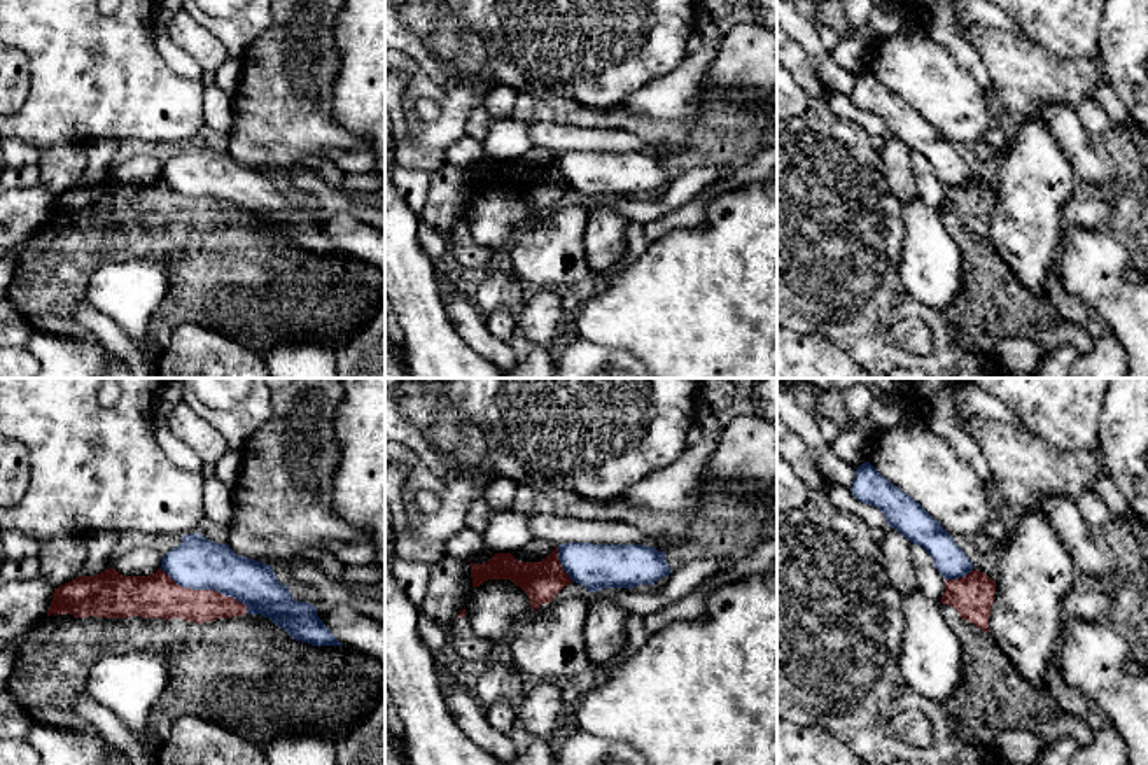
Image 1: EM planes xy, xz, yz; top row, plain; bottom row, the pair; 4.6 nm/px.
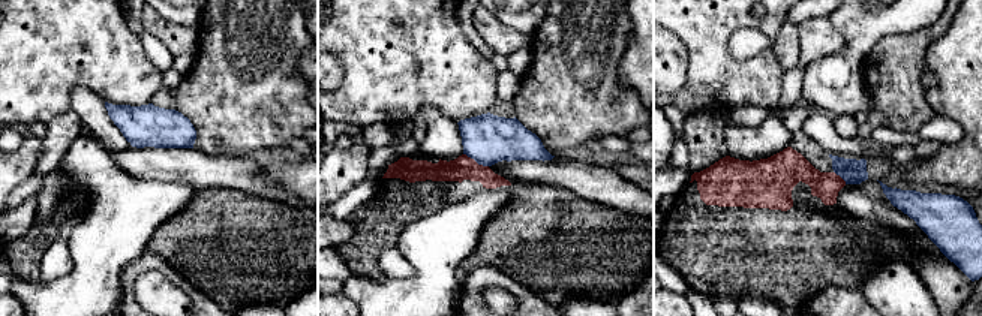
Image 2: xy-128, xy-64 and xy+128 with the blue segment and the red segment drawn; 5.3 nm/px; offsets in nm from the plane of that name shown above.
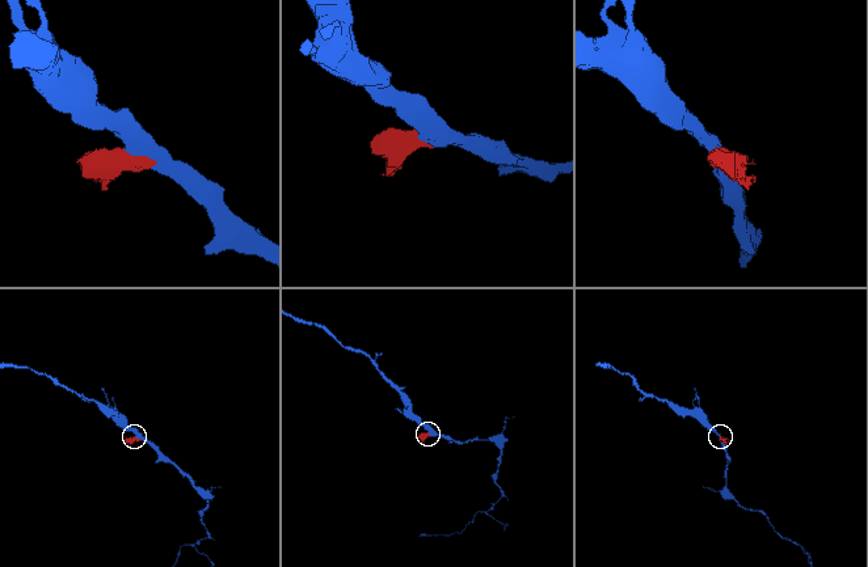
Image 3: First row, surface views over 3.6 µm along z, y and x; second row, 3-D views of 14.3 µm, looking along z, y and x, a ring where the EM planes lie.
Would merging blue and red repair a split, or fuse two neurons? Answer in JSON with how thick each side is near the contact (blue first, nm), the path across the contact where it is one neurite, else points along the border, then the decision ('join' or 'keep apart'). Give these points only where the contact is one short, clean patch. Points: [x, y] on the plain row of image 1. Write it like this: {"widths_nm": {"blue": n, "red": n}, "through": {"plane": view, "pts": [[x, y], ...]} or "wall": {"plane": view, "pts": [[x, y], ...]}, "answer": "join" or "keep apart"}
{"widths_nm": {"blue": 240, "red": 200}, "wall": {"plane": "xy", "pts": [[160, 177], [184, 195], [212, 196], [231, 203], [247, 219]]}, "answer": "keep apart"}

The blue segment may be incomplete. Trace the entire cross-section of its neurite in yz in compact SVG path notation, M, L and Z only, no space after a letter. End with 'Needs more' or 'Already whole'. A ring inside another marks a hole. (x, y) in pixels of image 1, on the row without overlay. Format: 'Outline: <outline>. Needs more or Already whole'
Outline: M870 70L856 75L850 100L859 110L877 114L891 137L922 154L945 187L962 186L975 177L942 131Z. Already whole

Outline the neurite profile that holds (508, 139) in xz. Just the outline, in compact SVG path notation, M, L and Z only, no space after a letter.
M513 117L499 119L483 140L486 156L495 161L511 161L527 154L534 142L528 137L528 123Z

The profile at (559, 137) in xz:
M528 123L528 137L534 145L546 147L555 154L565 151L649 154L649 145L639 137L604 126L581 128L572 123Z

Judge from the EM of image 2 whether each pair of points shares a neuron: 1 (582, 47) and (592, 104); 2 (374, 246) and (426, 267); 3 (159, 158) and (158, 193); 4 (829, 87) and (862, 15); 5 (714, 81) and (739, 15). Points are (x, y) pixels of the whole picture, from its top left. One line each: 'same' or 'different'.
1: same
2: different
3: different
4: same
5: same

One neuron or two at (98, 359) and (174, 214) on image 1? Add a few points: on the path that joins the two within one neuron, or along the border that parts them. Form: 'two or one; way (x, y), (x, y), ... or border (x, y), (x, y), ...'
two; border (53, 333), (93, 338)

